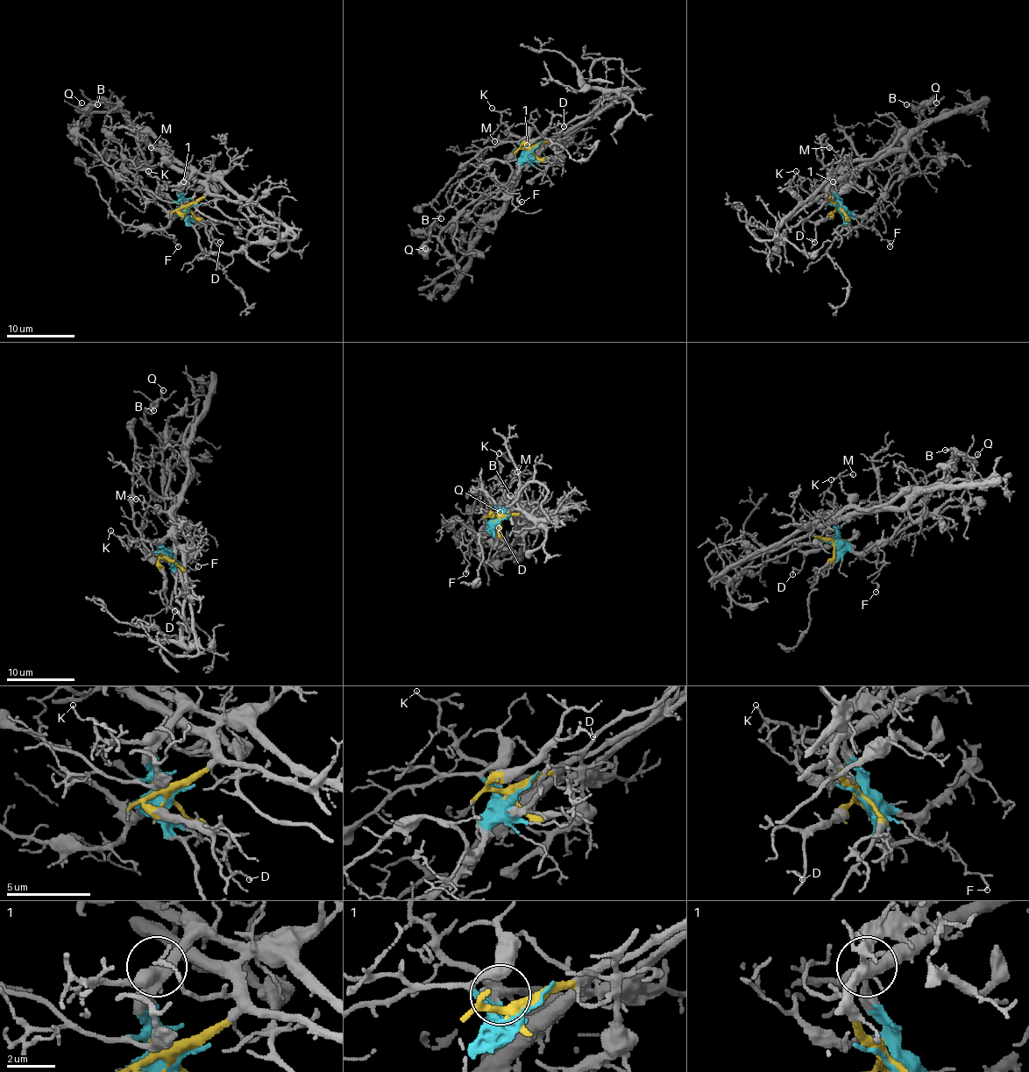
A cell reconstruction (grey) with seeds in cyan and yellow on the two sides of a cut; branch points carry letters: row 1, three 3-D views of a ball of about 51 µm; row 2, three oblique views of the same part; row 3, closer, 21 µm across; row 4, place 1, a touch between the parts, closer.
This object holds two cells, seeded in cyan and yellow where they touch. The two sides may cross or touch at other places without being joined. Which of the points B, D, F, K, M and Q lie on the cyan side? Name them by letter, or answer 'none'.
B, F, M, Q

